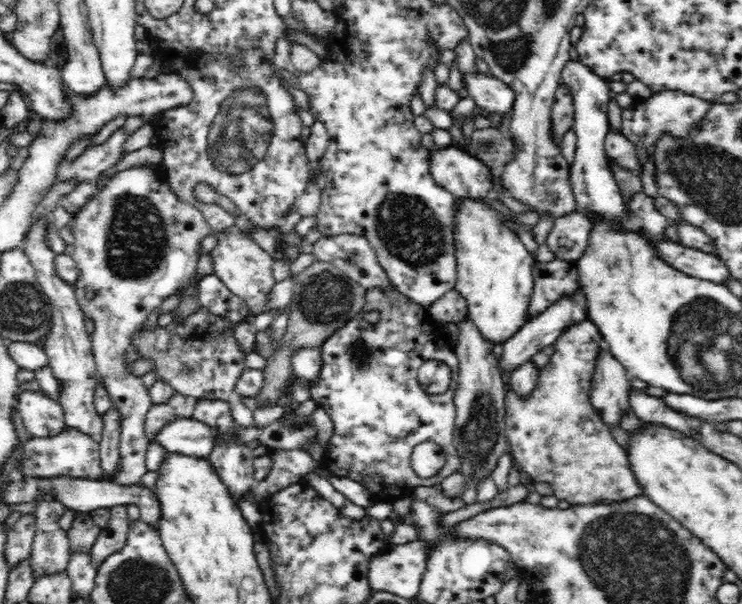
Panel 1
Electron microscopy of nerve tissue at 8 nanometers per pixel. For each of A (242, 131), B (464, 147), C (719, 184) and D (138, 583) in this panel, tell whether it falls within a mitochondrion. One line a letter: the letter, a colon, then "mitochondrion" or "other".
A: mitochondrion
B: other
C: mitochondrion
D: mitochondrion

